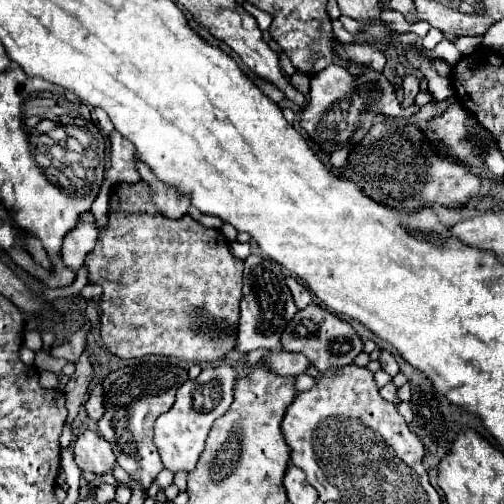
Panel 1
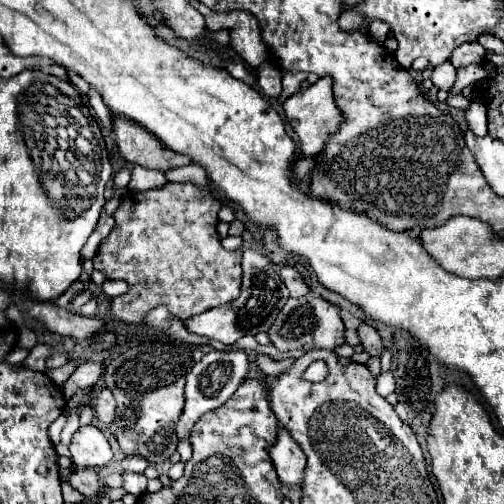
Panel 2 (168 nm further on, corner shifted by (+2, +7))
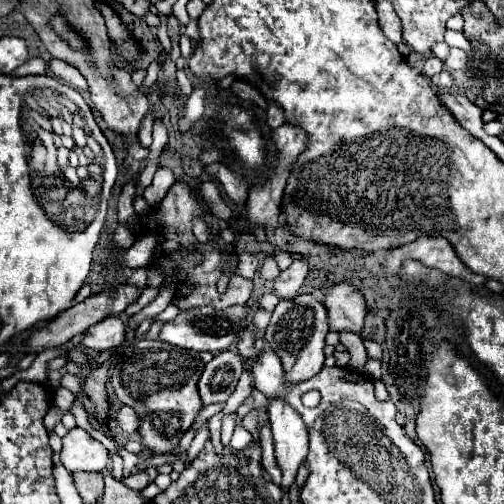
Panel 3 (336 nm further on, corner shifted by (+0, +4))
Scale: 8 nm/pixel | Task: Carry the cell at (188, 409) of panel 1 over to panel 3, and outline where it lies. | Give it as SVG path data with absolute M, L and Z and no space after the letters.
M223 351L215 355L203 369L203 375L197 383L199 397L203 405L225 403L235 391L235 385L243 373L243 359L239 353Z

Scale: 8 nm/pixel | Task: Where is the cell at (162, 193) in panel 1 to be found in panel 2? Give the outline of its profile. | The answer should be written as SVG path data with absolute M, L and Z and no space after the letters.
M113 114L113 134L121 158L125 158L131 164L139 164L143 168L161 172L167 172L175 166L191 164L189 156L165 148L165 144L157 136L153 136L151 132L147 132L145 128L141 128L133 120L127 120L121 114Z

